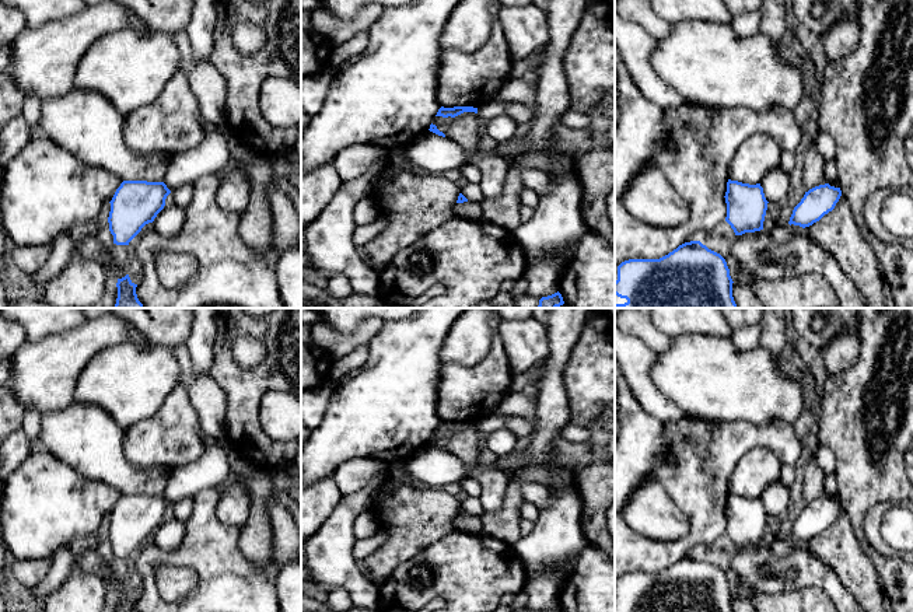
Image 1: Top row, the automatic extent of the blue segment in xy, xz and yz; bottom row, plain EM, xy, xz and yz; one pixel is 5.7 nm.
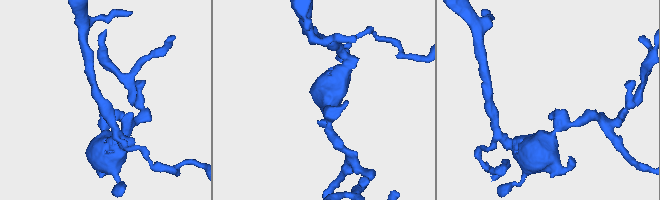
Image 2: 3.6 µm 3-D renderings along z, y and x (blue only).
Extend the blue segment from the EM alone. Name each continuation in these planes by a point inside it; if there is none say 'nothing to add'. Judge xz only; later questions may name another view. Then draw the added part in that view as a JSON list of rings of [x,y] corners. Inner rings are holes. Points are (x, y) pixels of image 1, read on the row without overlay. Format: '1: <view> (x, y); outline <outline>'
nothing to add

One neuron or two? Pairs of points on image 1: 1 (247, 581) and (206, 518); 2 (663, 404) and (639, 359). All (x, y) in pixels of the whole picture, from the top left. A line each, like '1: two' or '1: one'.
1: one
2: one

